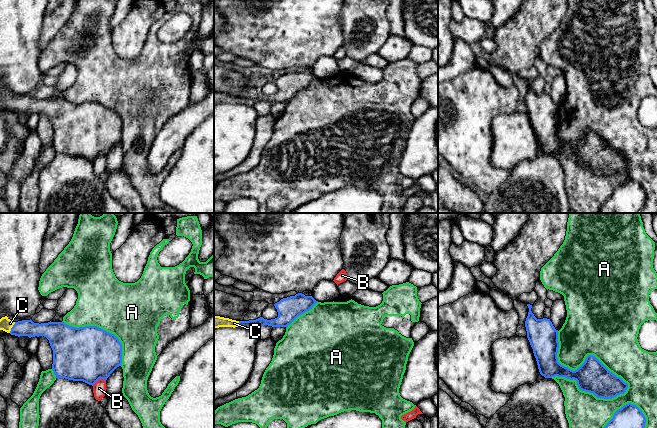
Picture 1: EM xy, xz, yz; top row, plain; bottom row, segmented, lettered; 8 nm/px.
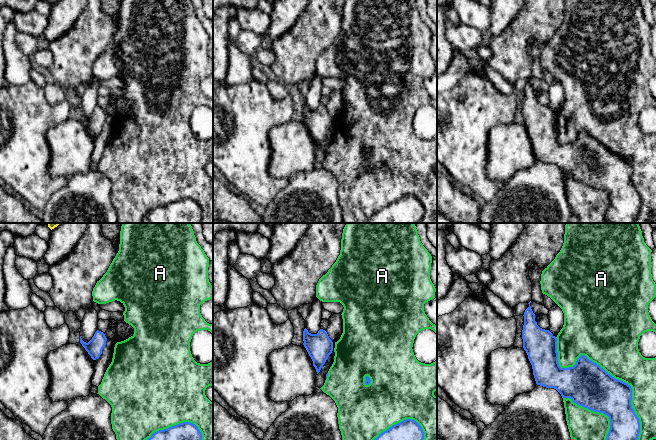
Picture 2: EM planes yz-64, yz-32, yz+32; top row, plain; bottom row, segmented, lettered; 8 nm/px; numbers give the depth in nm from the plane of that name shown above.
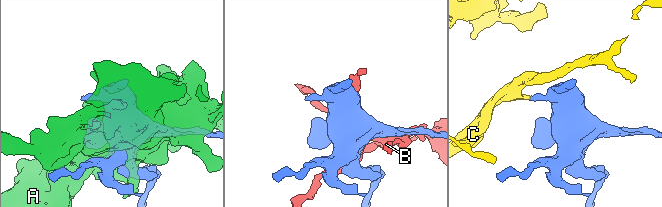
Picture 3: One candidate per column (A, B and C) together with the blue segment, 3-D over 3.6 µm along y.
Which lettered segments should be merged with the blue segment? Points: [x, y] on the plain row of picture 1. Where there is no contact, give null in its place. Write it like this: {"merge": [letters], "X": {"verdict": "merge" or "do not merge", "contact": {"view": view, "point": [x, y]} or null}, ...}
{"merge": ["C"], "A": {"verdict": "do not merge", "contact": {"view": "yz", "point": [583, 139]}}, "B": {"verdict": "do not merge", "contact": {"view": "xy", "point": [98, 155]}}, "C": {"verdict": "merge", "contact": {"view": "xy", "point": [12, 103]}}}

